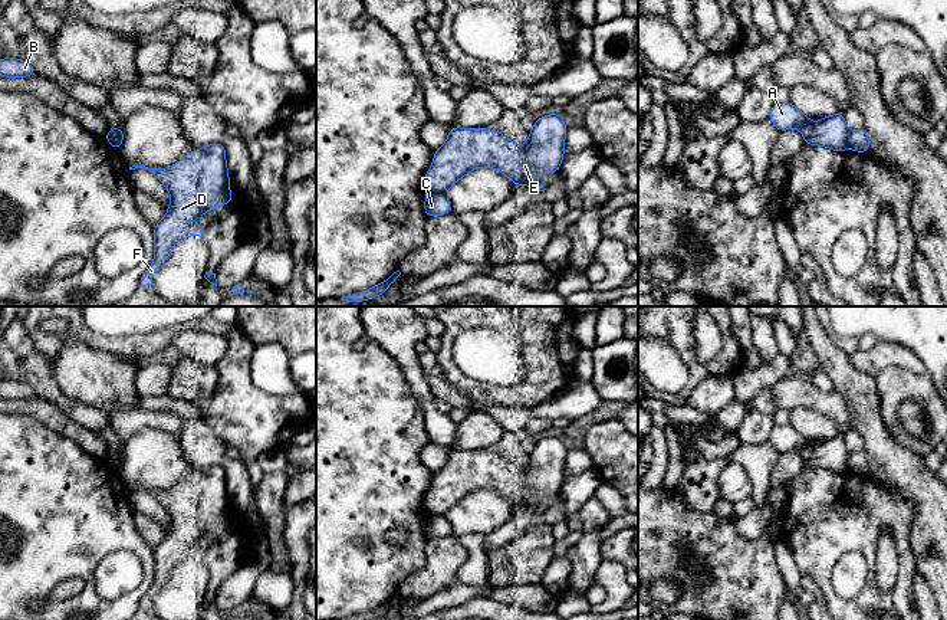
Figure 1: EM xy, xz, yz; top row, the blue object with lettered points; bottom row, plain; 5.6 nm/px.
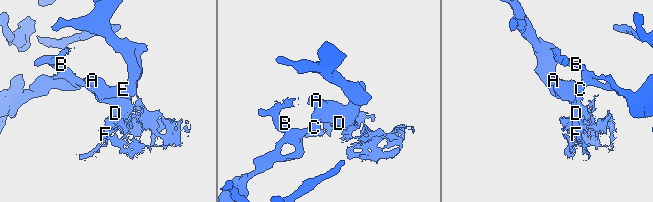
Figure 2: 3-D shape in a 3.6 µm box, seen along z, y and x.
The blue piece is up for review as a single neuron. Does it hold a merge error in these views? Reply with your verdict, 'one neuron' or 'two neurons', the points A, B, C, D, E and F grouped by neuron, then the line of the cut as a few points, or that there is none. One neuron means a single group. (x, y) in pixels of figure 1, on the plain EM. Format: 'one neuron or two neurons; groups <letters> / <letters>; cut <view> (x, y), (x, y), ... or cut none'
two neurons; groups A D E F / B C; cut xz (428, 514), (443, 515)

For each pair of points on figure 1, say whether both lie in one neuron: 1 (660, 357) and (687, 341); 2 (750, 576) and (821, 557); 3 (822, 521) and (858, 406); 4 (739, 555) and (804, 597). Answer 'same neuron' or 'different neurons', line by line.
1: different neurons
2: different neurons
3: different neurons
4: different neurons

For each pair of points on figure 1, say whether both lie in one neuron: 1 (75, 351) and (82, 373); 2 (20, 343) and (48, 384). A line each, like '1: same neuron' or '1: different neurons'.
1: same neuron
2: same neuron

